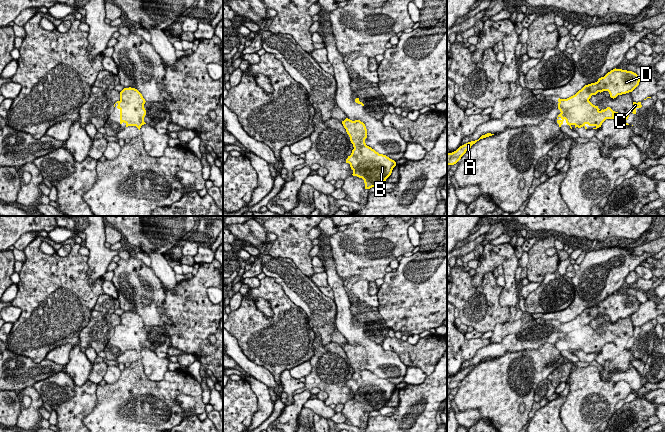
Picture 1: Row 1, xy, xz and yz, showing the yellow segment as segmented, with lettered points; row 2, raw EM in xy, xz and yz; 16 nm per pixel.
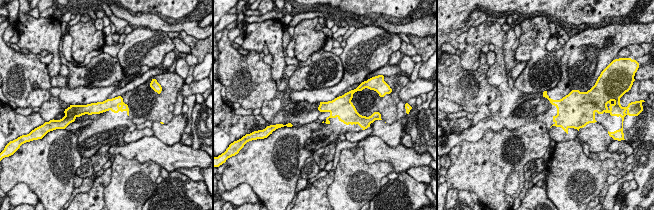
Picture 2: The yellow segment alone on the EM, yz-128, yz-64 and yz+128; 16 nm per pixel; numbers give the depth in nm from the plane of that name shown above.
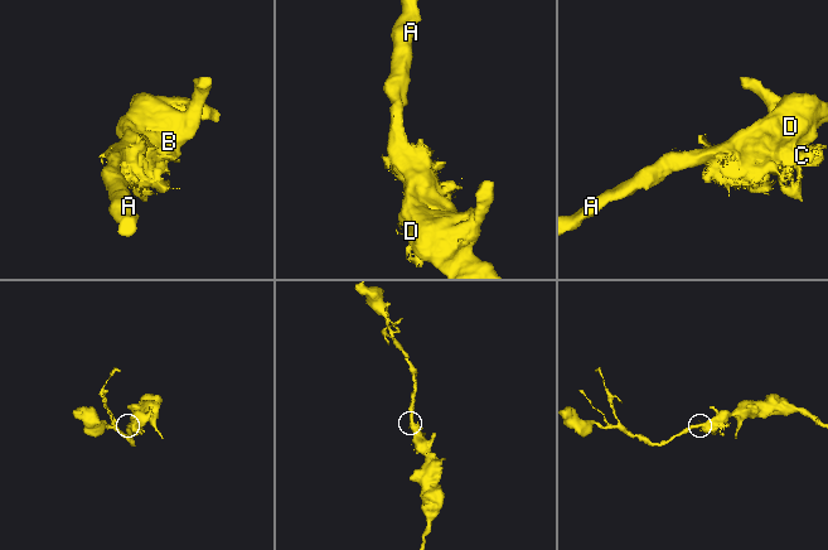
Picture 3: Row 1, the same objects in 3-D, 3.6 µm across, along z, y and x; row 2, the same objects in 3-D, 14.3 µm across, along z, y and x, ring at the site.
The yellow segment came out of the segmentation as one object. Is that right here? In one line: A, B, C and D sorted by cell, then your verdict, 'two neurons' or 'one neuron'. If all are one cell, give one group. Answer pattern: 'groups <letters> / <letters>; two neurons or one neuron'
groups A B C D; one neuron

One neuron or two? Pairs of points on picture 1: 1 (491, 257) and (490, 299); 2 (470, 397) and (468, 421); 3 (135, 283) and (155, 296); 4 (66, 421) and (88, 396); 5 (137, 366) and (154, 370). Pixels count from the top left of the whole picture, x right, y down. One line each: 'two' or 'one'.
1: two
2: two
3: one
4: one
5: two

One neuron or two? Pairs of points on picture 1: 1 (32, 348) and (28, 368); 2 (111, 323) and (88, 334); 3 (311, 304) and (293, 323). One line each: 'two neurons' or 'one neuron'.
1: two neurons
2: one neuron
3: two neurons

